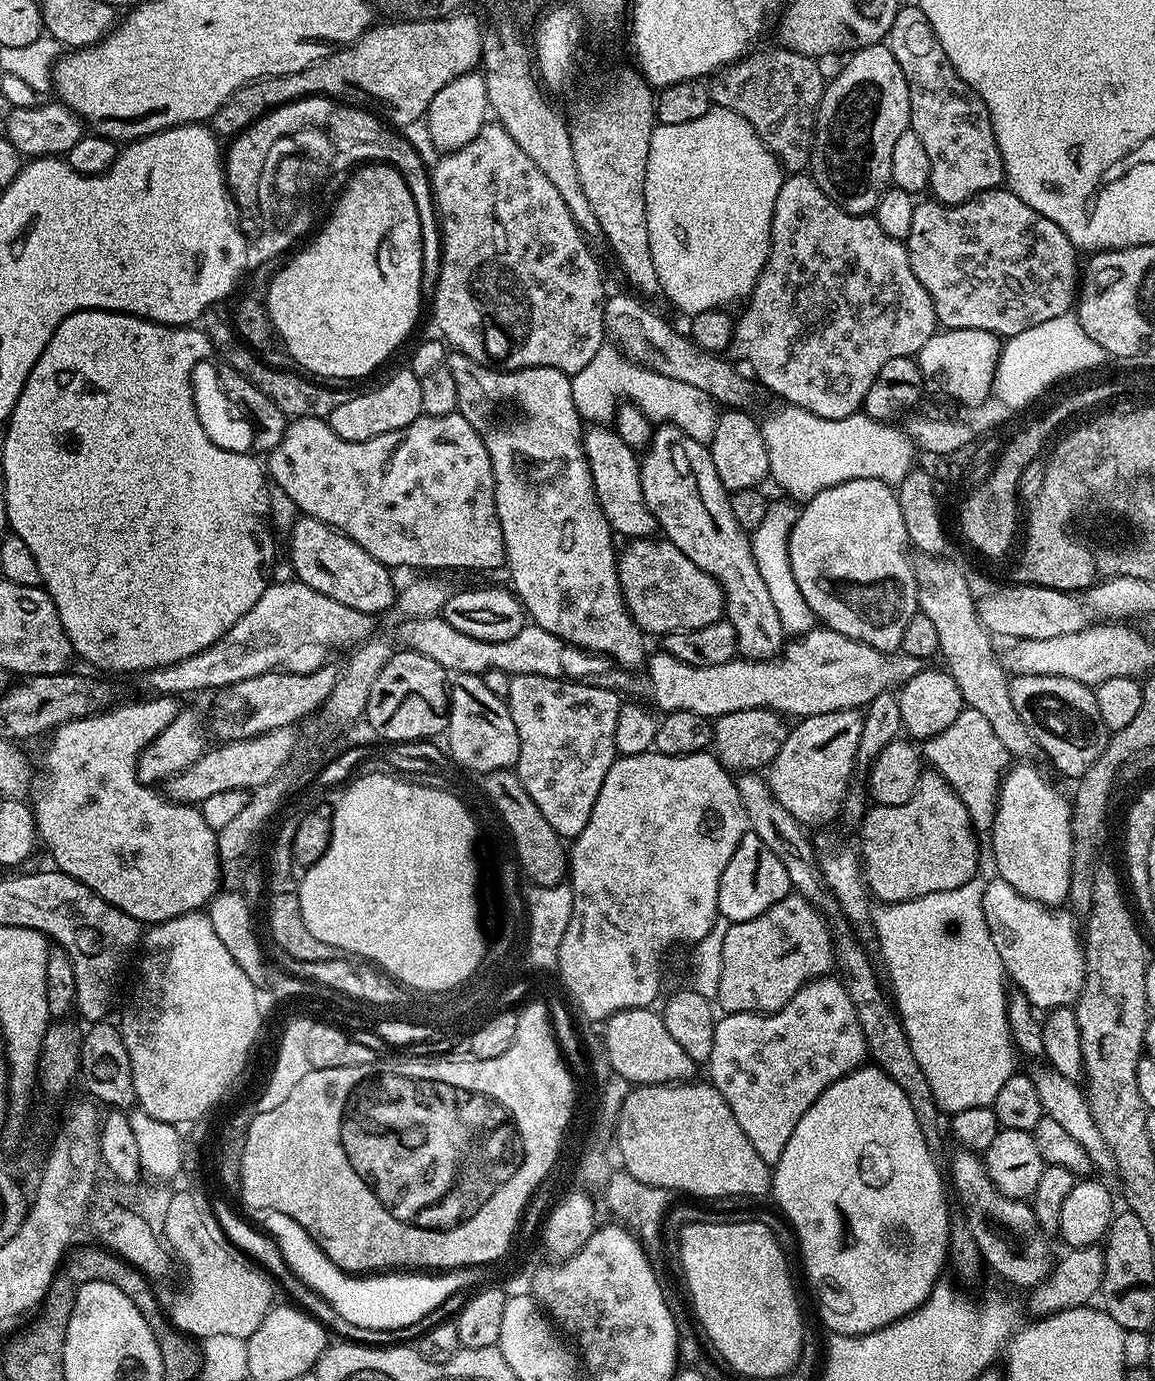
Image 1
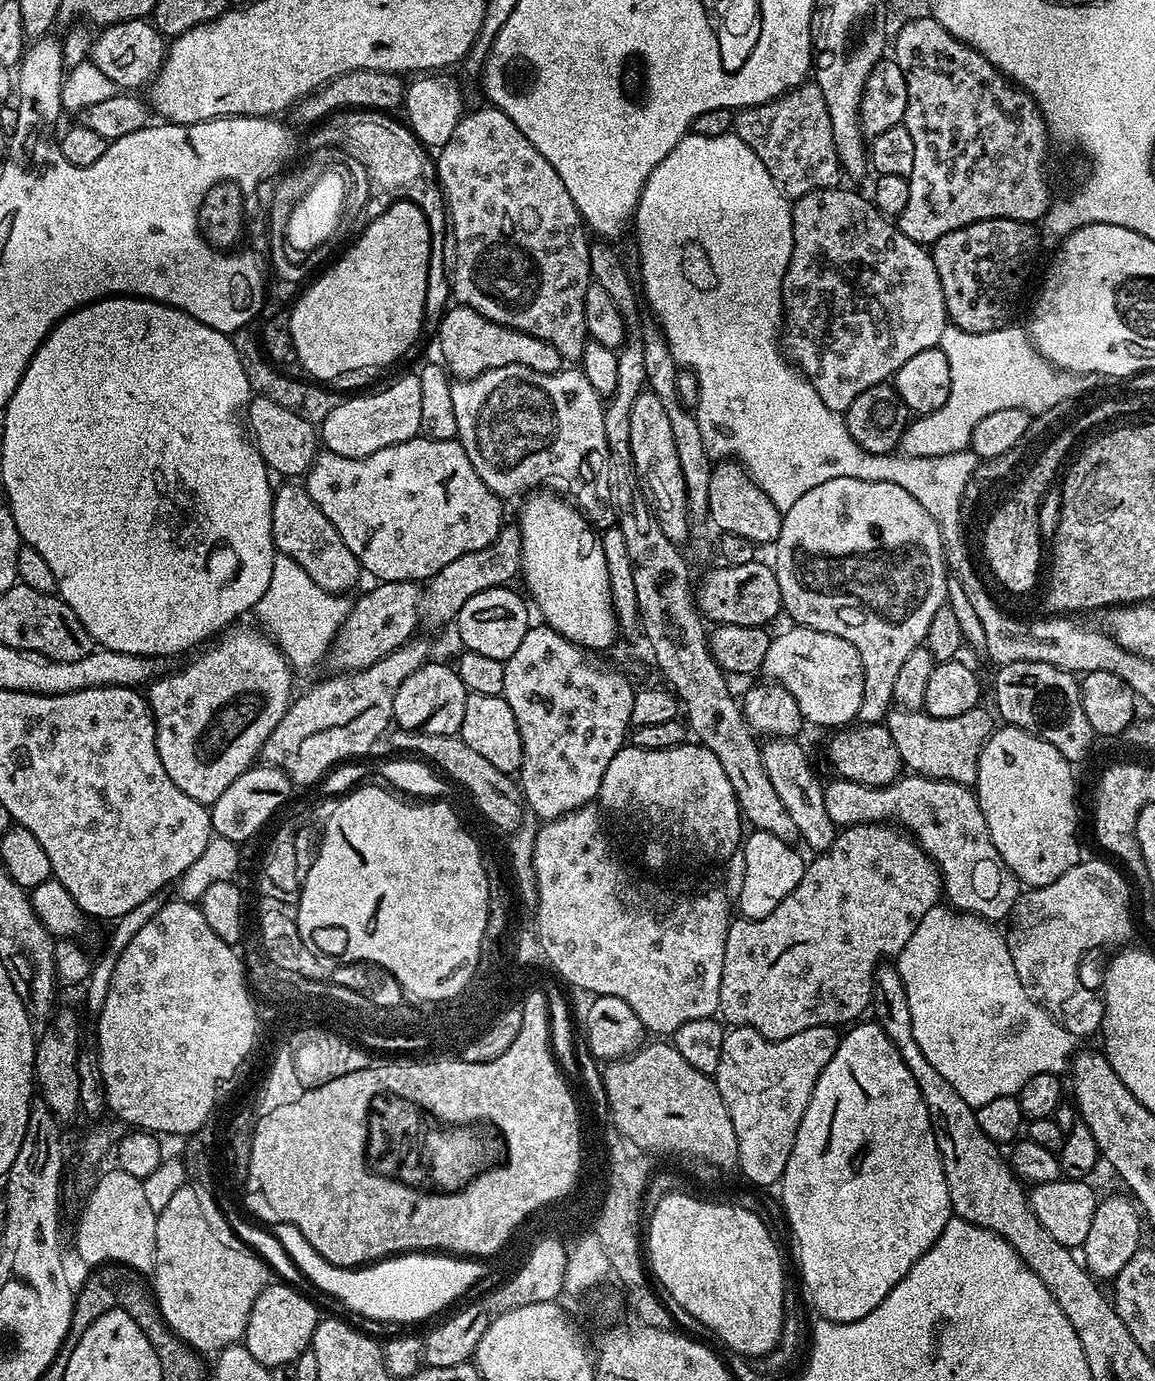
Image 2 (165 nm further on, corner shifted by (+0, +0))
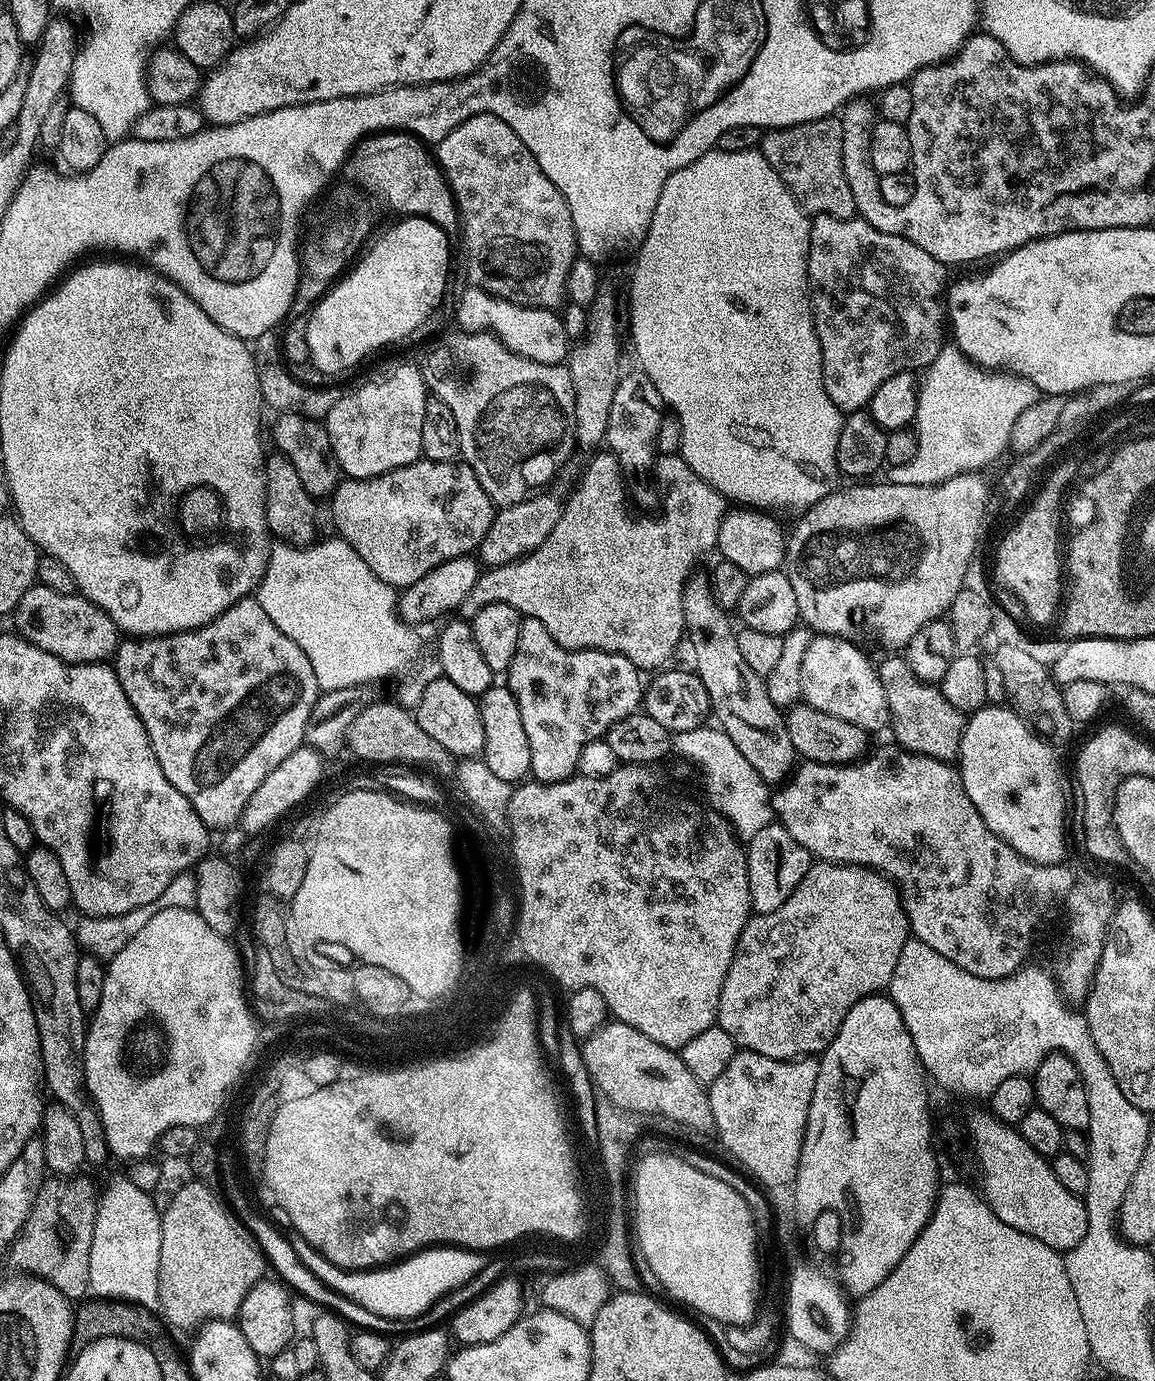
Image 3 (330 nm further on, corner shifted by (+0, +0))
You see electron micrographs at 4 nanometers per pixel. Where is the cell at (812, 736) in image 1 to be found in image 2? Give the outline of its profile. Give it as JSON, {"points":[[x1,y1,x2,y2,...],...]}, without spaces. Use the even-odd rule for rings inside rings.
{"points":[[830,478,830,482,822,482,822,486,814,486,814,490,806,490,790,510,782,513,784,521,782,530,778,534,774,551,776,560,774,567,778,578,778,590,782,594,782,608,793,625,802,628,813,628,822,630,826,634,834,634,838,638,846,638,854,650,858,650,858,658,862,658,864,667,864,697,858,717,862,724,879,724,887,717,894,701,894,682,898,675,898,669,904,665,905,659,910,655,910,650,921,647,926,638,926,630,930,630,930,621,934,618,935,612,946,603,947,580,950,577,948,565,944,561,944,546,946,537,943,536,941,525,930,514,926,514,926,509,918,498,906,494,902,486,894,486,894,482,870,482,869,480,859,480,858,478]]}

